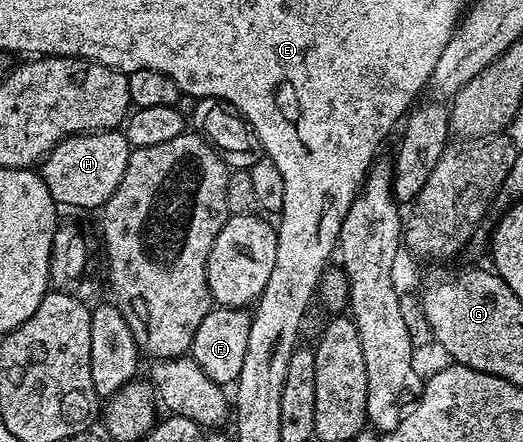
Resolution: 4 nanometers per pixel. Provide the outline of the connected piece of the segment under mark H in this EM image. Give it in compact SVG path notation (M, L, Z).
M121 129L117 130L95 130L92 134L74 134L66 138L52 148L52 152L41 163L40 173L46 181L48 192L52 192L55 202L59 207L75 206L78 210L97 211L116 192L116 184L124 176L124 168L128 168L130 151L132 147Z

